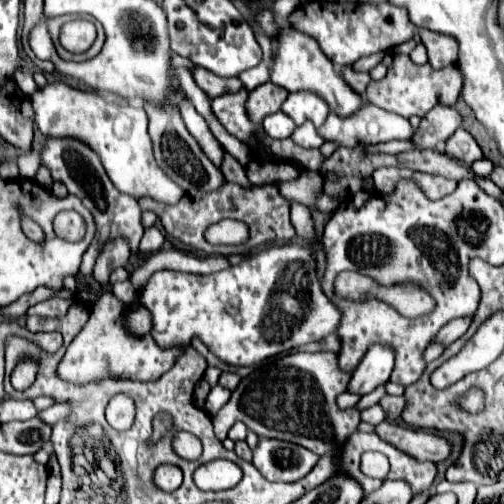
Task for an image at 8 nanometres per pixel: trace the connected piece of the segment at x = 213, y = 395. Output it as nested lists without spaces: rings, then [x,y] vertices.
[[[221,384],[213,386],[213,388],[211,388],[211,392],[209,392],[209,396],[207,396],[205,412],[207,412],[209,416],[215,416],[215,412],[219,412],[219,408],[223,408],[223,404],[227,404],[229,394],[231,394],[231,392],[229,392],[227,388],[223,388]]]

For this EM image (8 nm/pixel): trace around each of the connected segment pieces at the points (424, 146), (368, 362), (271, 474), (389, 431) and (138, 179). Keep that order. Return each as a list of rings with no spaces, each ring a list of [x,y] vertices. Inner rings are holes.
[[[435,106],[421,118],[419,128],[415,128],[411,142],[417,150],[433,150],[443,144],[459,128],[461,116],[453,106]]]
[[[379,344],[371,346],[365,358],[361,360],[361,364],[355,368],[351,376],[351,384],[347,386],[347,392],[365,396],[373,392],[377,386],[383,386],[393,372],[393,362],[395,362],[395,356],[391,348],[379,346]]]
[[[263,438],[253,450],[253,466],[271,482],[297,482],[317,464],[319,456],[299,444]]]
[[[379,422],[375,426],[375,434],[383,436],[383,440],[395,444],[401,452],[407,452],[415,460],[429,460],[429,462],[443,462],[449,456],[447,440],[433,436],[423,430],[401,428],[393,422]]]
[[[67,82],[47,84],[31,96],[31,102],[39,130],[49,138],[75,136],[75,140],[83,140],[99,156],[107,176],[121,192],[135,198],[149,196],[163,204],[175,204],[181,200],[183,188],[179,188],[155,162],[147,132],[149,120],[143,108],[133,108],[125,102],[107,102],[95,92],[73,88]]]

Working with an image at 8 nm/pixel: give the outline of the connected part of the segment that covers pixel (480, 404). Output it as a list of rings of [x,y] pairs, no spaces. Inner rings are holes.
[[[472,388],[470,391],[461,398],[459,404],[465,412],[481,412],[485,408],[485,402],[483,402],[483,392],[479,388]]]

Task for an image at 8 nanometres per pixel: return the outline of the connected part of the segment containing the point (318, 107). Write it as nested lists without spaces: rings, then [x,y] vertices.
[[[295,92],[295,94],[289,94],[289,98],[283,102],[281,110],[297,124],[301,126],[303,122],[313,122],[315,128],[319,128],[325,120],[327,120],[327,114],[329,114],[329,108],[323,100],[319,100],[317,94],[313,92]]]

